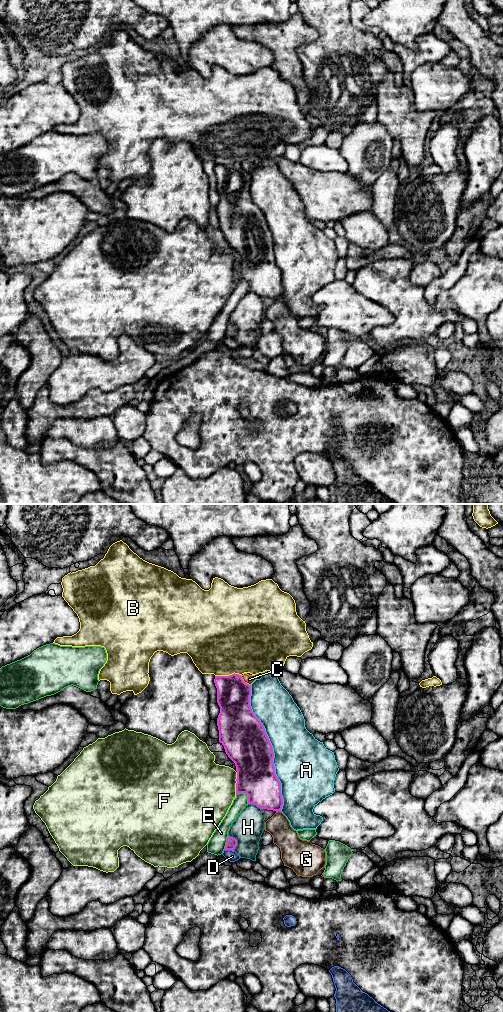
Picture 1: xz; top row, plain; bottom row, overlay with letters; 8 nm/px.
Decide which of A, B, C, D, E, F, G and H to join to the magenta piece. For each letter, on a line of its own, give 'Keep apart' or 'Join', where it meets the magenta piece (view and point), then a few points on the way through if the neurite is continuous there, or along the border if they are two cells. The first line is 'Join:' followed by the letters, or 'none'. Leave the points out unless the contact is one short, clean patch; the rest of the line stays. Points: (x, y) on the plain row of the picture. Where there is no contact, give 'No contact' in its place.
Join: none
A: Keep apart. Touches magenta at xz (272, 236)
B: Keep apart. Touches magenta at xz (227, 164)
C: Keep apart. Touches magenta at xz (243, 169)
D: Keep apart. Touches magenta at xz (229, 337). Boundary: xz (224, 337), (233, 339)
E: Keep apart. Touches magenta at xz (246, 281)
F: Keep apart. Touches magenta at xz (236, 271)
G: Keep apart. Touches magenta at xz (278, 298)
H: Keep apart. Touches magenta at xz (236, 329)

